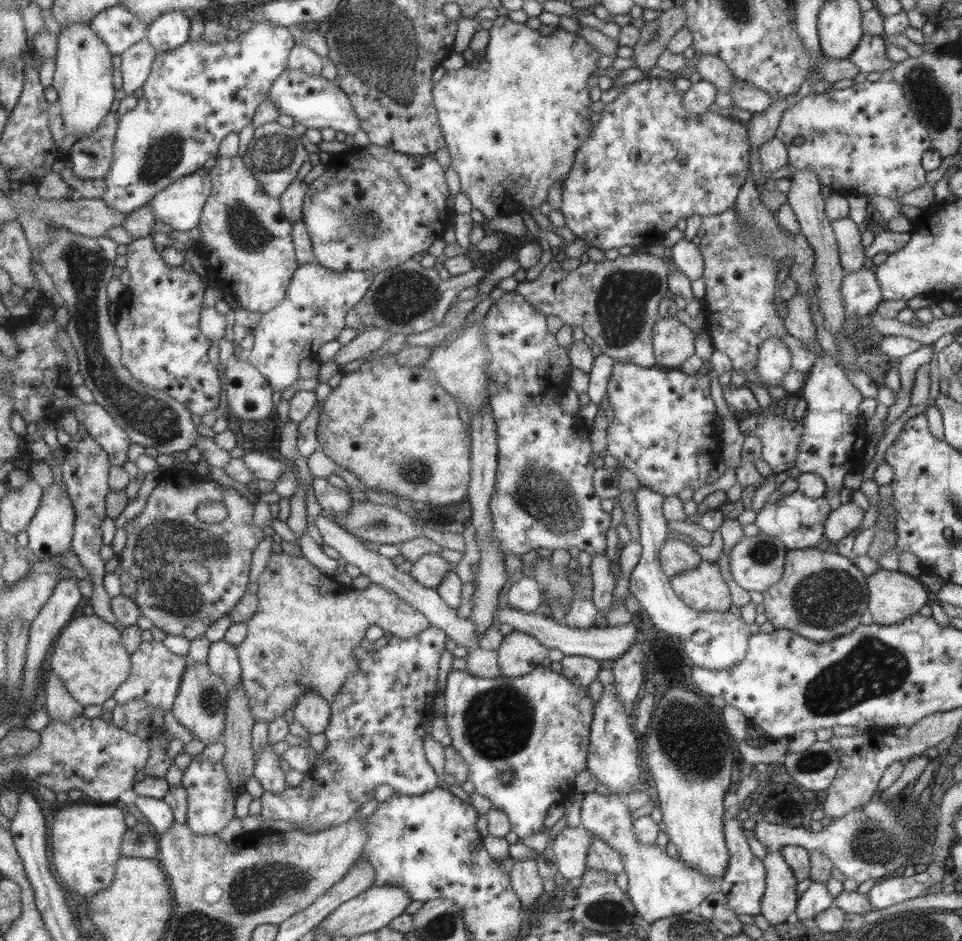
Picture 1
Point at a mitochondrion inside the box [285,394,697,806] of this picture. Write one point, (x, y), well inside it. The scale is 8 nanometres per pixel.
(543, 492)

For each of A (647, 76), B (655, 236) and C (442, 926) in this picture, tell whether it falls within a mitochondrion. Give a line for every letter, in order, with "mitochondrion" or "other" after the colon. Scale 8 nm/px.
A: other
B: other
C: mitochondrion

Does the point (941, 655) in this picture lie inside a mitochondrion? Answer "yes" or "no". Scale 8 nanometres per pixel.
no

